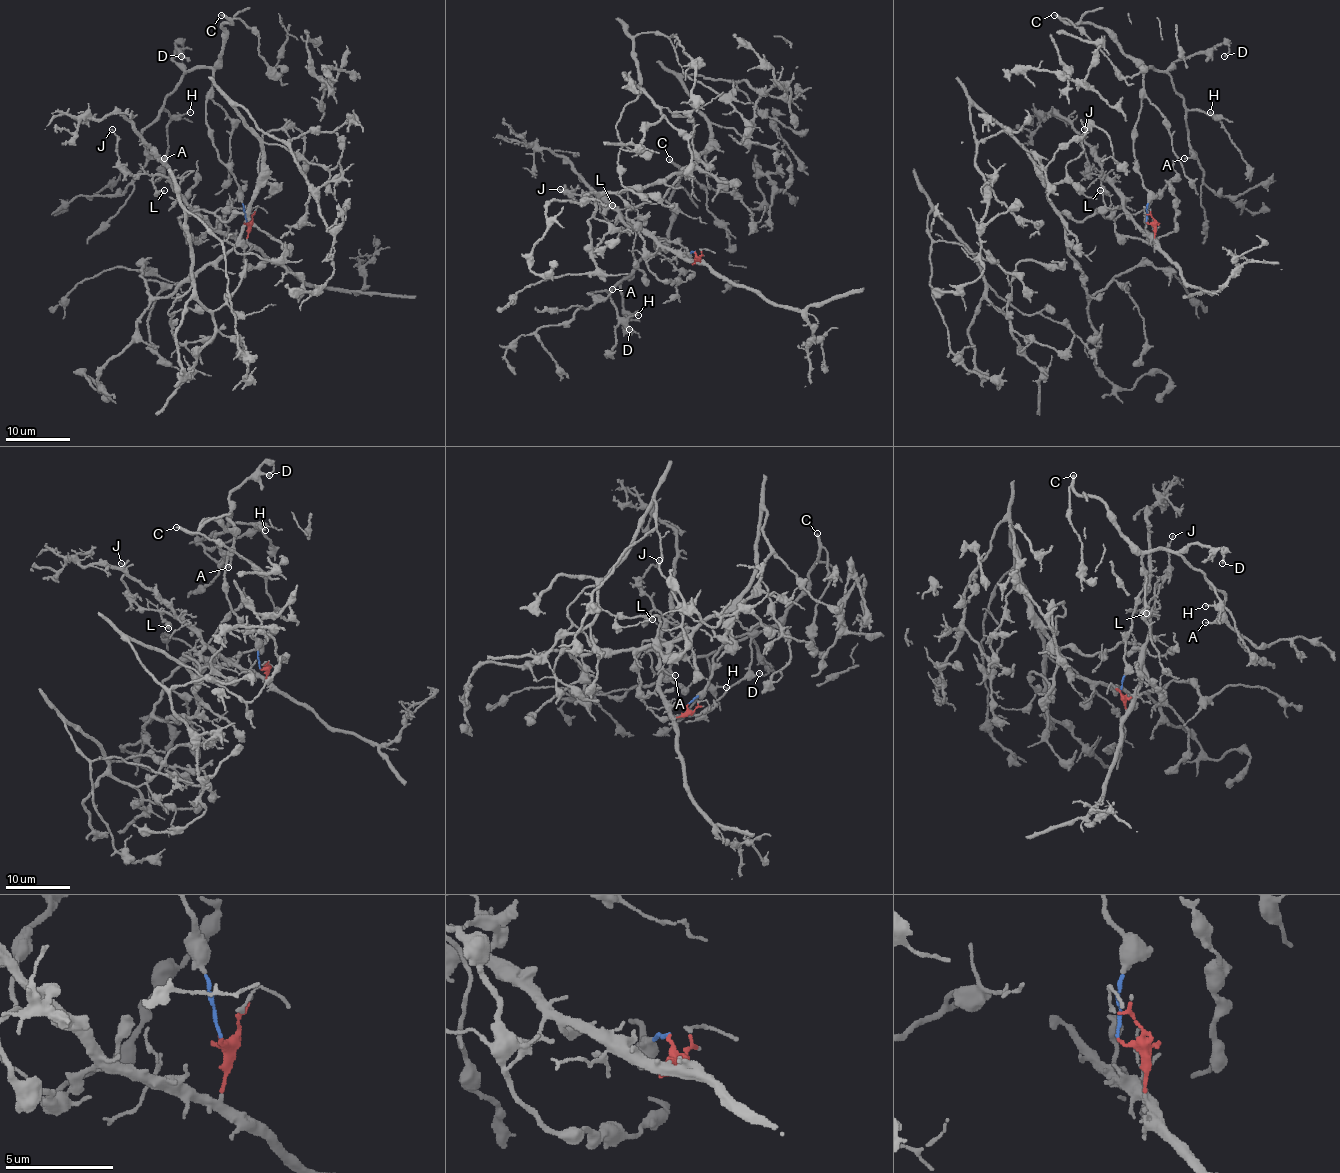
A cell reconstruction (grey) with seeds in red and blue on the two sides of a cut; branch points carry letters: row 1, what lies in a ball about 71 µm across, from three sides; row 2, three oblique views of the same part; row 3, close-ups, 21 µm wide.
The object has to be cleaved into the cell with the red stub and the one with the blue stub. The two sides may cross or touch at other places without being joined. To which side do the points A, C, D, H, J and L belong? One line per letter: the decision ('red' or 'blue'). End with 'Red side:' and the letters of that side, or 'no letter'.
A: blue
C: blue
D: blue
H: blue
J: red
L: red
Red side: J, L

